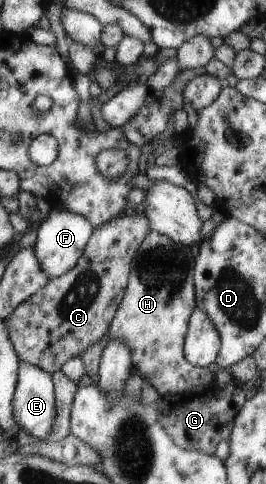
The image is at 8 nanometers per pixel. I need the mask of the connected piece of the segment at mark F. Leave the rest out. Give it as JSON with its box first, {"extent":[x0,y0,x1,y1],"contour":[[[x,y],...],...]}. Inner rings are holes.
{"extent":[35,209,95,281],"contour":[[[49,209],[45,217],[36,226],[39,241],[35,246],[35,251],[38,260],[41,261],[43,271],[51,281],[62,278],[73,271],[78,263],[81,263],[82,257],[86,254],[86,247],[95,230],[84,215],[66,209],[63,211]]]}

